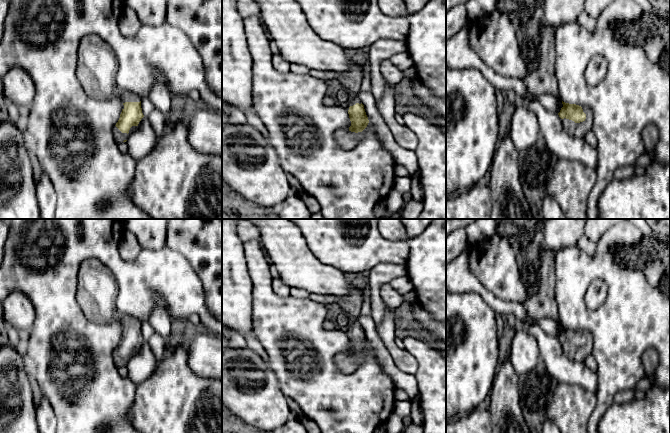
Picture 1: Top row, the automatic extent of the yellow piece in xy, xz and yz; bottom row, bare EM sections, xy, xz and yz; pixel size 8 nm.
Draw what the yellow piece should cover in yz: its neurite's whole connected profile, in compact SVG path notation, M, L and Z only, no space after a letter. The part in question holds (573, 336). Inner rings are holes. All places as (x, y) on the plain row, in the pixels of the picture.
M562 325L563 331L558 337L561 343L566 343L563 351L566 356L577 362L584 362L585 358L593 353L594 339L589 331L581 331Z

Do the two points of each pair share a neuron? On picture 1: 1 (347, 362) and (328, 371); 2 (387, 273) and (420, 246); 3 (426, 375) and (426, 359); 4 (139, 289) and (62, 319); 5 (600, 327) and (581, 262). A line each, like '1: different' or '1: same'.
1: different
2: different
3: same
4: same
5: same

